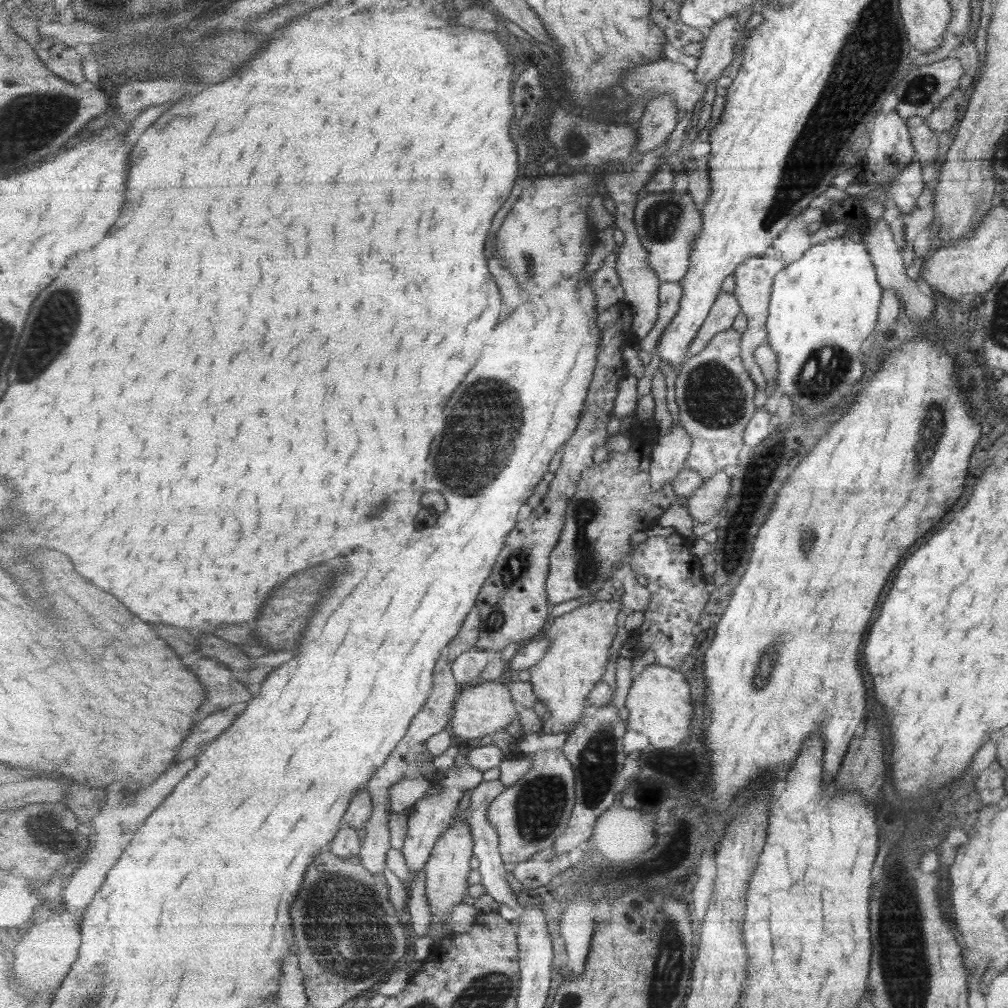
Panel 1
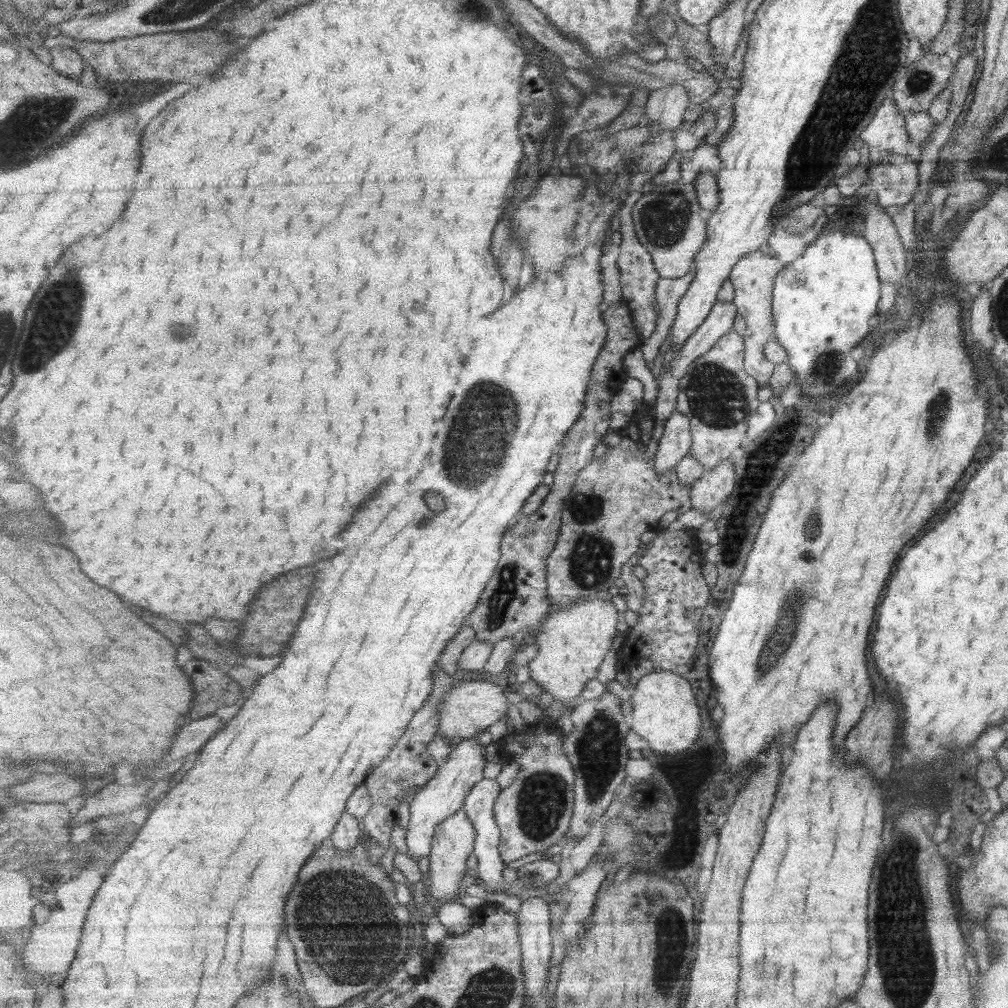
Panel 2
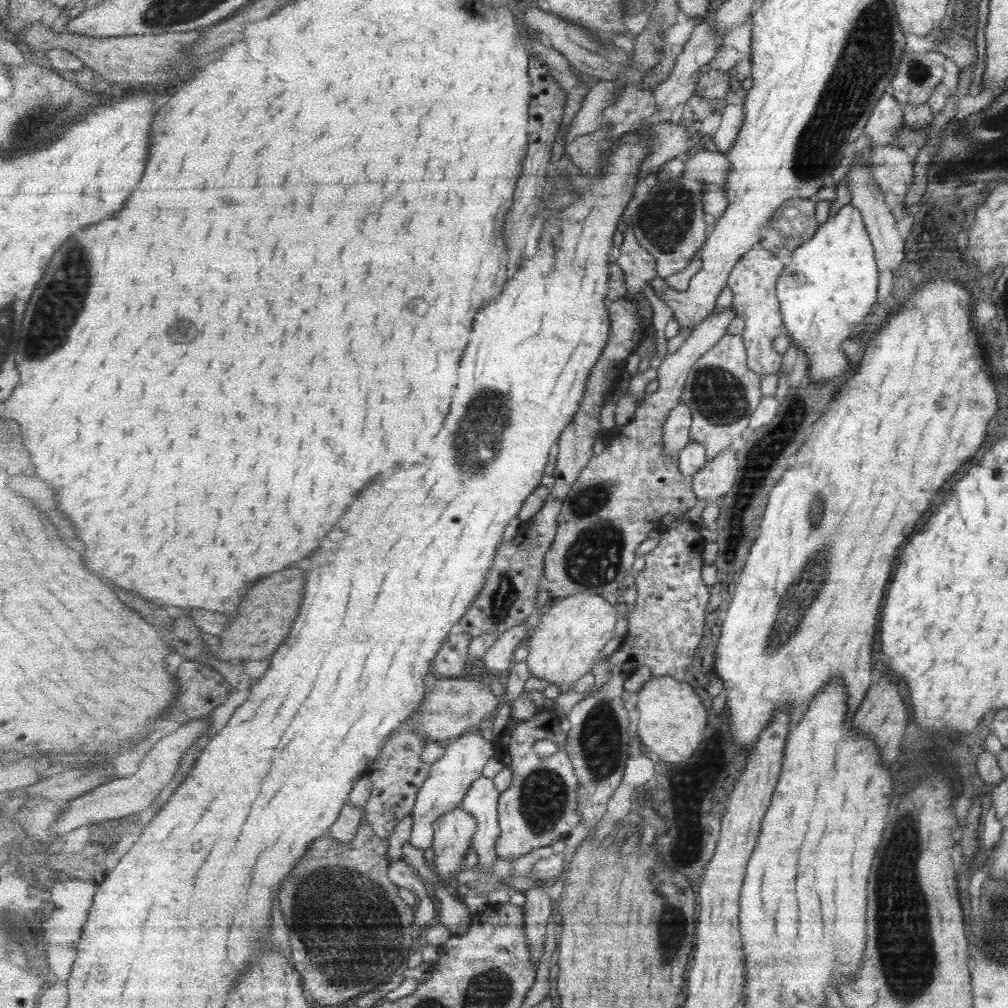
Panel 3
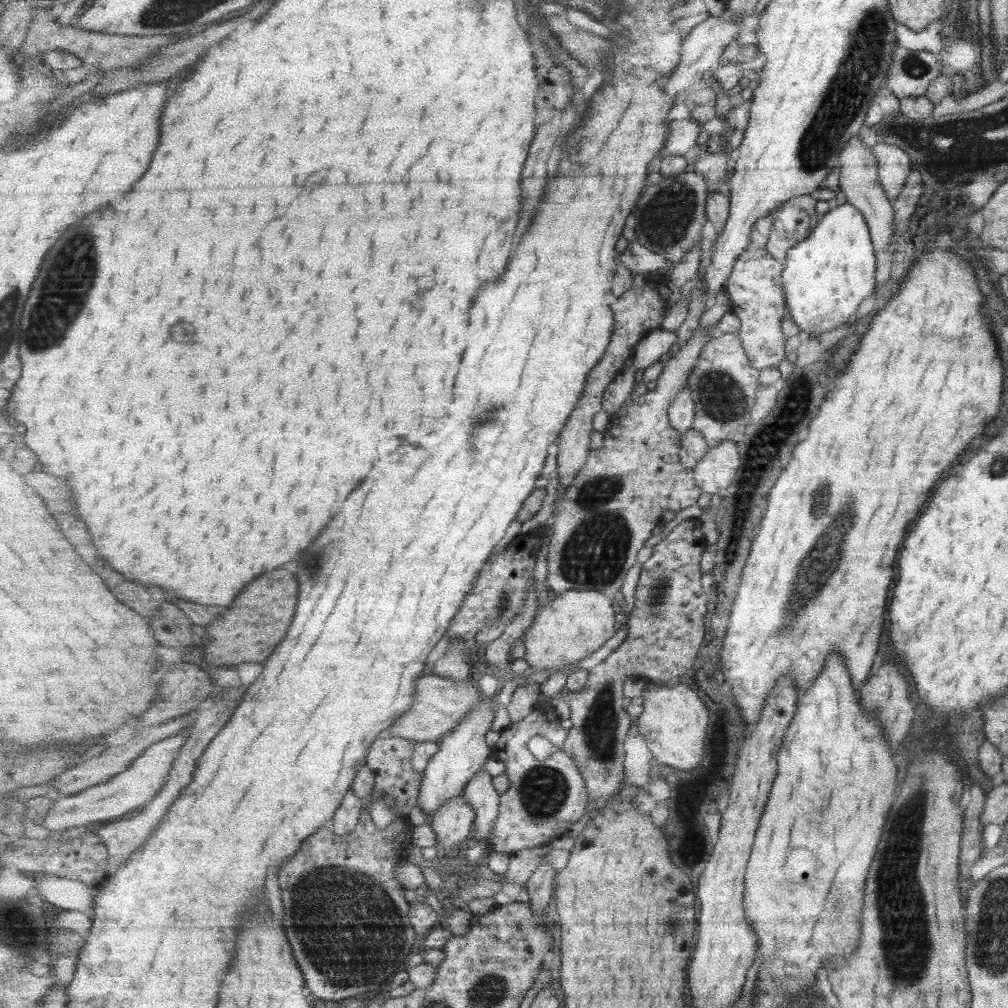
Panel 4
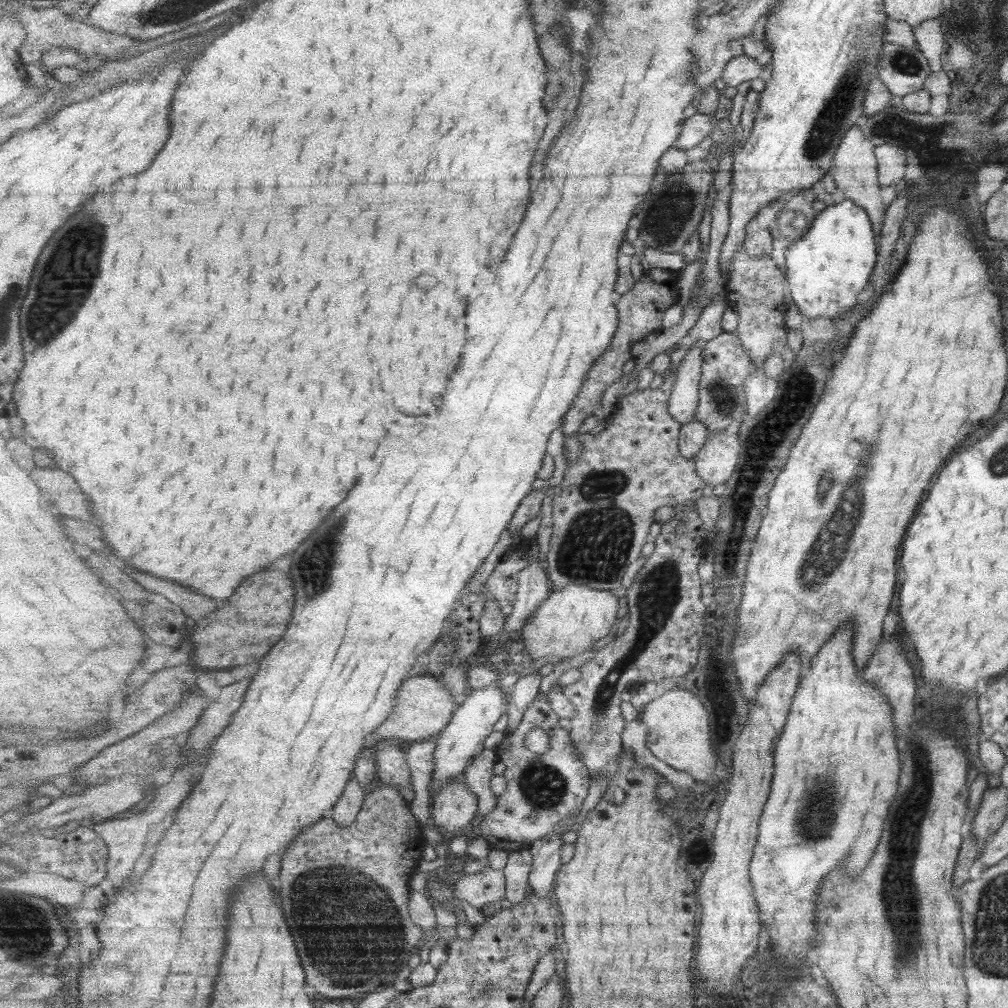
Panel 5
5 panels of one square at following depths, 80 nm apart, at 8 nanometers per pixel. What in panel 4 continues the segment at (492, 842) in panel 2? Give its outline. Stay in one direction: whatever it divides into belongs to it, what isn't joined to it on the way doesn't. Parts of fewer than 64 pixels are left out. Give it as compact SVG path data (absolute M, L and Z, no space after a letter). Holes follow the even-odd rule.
M481 769L465 786L464 796L475 809L478 843L488 844L487 837L494 829L494 824L500 813L500 795L495 788L494 776Z

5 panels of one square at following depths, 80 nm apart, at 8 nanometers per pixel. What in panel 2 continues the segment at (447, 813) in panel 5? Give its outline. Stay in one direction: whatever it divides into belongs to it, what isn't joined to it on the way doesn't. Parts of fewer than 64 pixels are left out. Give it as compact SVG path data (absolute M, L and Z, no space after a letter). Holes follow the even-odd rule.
M465 809L457 810L455 814L442 822L435 832L432 851L430 852L430 865L428 871L428 888L430 895L440 904L449 900L458 900L462 894L459 889L461 880L465 878L465 873L470 873L467 867L469 856L474 853L474 844L477 839L474 822L467 816Z

